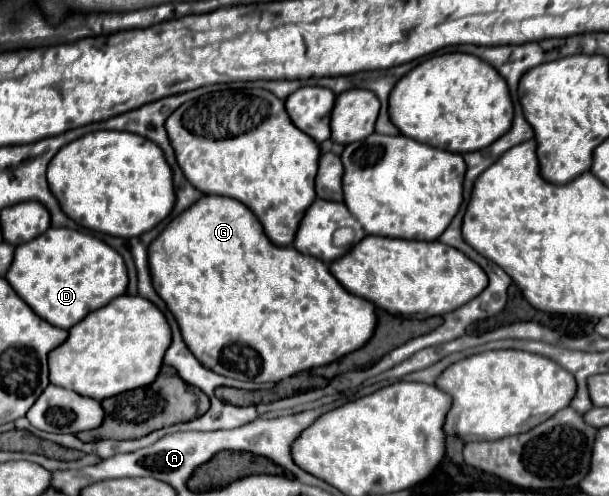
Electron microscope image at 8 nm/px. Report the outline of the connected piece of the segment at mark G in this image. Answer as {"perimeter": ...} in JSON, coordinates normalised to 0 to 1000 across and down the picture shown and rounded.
{"perimeter":[[[335,393],[328,405],[322,405],[309,425],[302,425],[296,438],[289,438],[276,462],[250,490],[246,502],[246,546],[250,546],[250,567],[253,567],[253,583],[259,587],[259,595],[273,607],[276,623],[286,631],[299,679],[305,688],[305,696],[312,700],[312,708],[322,716],[322,724],[355,748],[358,756],[371,756],[381,764],[394,764],[394,768],[417,768],[417,772],[437,772],[437,768],[463,768],[470,760],[479,760],[493,748],[506,748],[512,740],[525,740],[525,736],[539,736],[545,728],[555,728],[558,720],[591,704],[614,671],[617,659],[617,619],[585,595],[575,595],[558,571],[555,563],[548,563],[548,554],[542,550],[539,534],[529,530],[525,522],[516,522],[509,514],[496,514],[486,510],[483,498],[453,498],[433,470],[430,454],[424,450],[420,433],[401,413],[391,409],[388,401],[378,397],[358,397],[358,393]]]}

